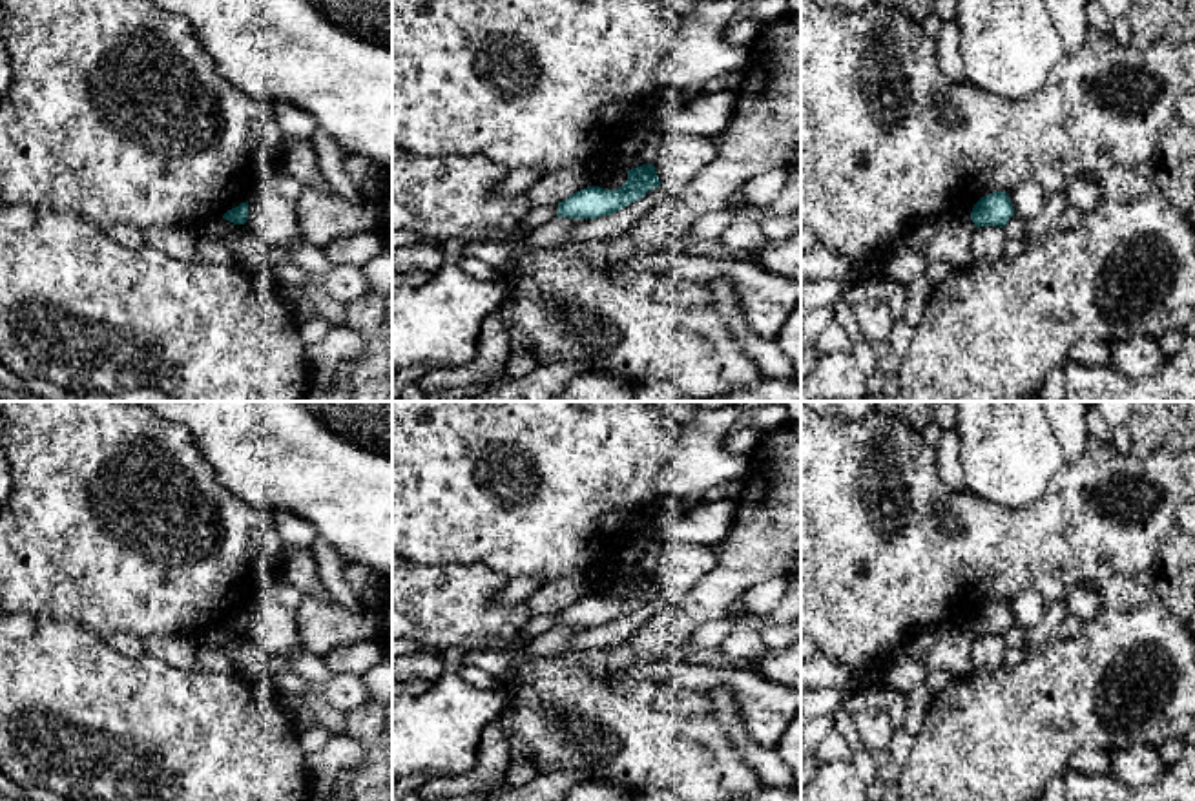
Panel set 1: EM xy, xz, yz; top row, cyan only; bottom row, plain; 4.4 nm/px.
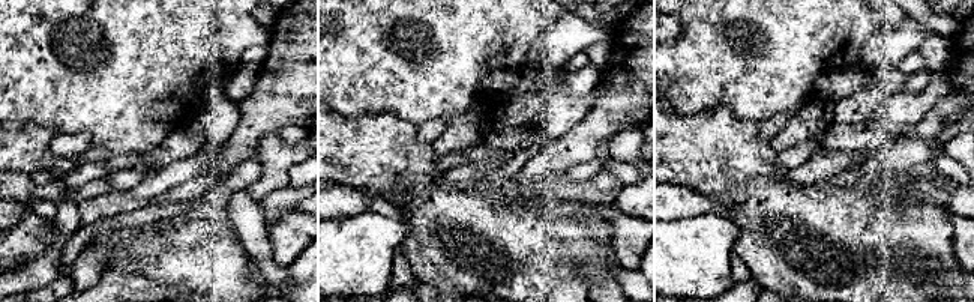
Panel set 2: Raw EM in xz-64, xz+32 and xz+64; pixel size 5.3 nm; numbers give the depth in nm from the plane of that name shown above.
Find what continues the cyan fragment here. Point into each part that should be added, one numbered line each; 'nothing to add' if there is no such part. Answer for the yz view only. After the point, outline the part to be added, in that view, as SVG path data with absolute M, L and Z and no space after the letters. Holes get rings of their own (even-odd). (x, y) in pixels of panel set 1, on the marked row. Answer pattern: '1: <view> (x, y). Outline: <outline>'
nothing to add

